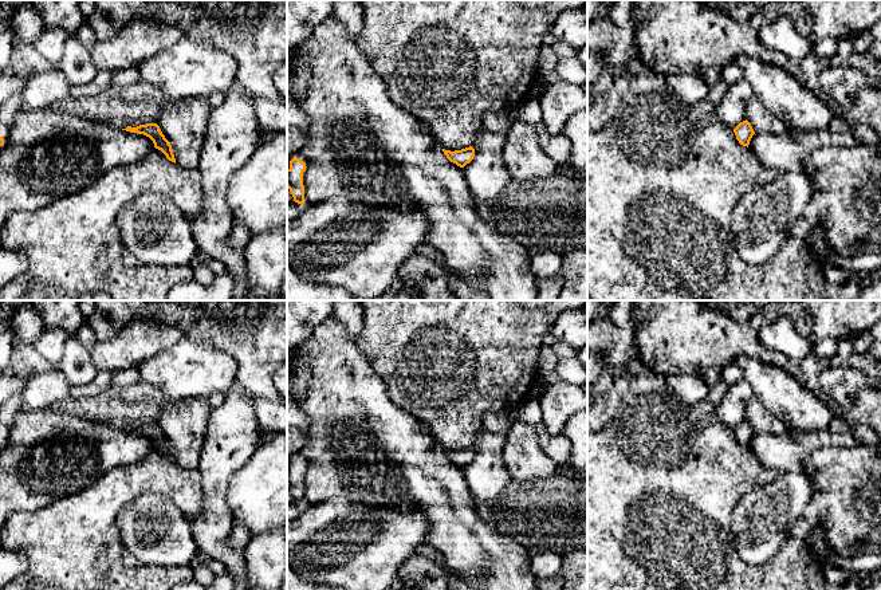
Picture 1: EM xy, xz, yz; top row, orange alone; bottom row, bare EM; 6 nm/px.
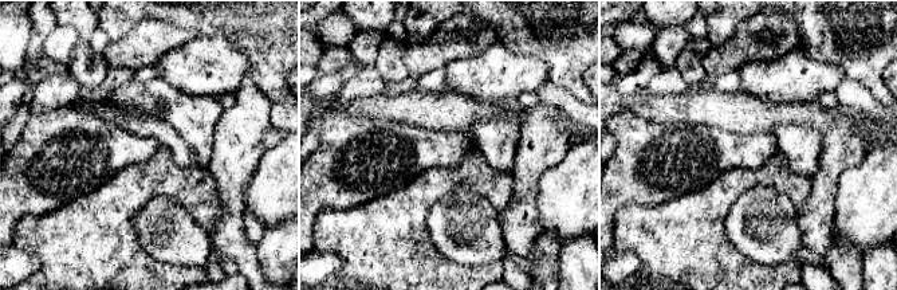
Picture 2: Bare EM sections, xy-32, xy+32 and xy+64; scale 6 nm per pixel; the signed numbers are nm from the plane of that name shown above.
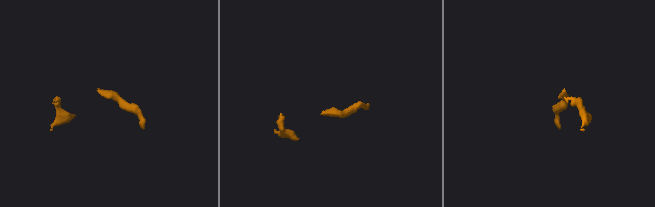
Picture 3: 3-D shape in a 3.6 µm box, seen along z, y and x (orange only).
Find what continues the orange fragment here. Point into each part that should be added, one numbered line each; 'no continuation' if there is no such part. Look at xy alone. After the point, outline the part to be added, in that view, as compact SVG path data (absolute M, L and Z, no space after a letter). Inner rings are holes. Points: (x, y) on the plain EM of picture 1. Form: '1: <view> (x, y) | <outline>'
1: xy (8, 408) | M15 396L13 400L3 402L3 405L0 406L0 437L4 440L4 445L7 444L8 440L9 428L13 421L13 414L19 410L20 400L17 396ZM0 447L0 451L3 449L3 447Z

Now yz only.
no continuation

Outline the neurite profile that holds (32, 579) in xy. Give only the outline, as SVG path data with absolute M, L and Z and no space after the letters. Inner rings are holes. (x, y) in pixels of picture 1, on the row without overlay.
M153 449L141 463L118 467L103 475L89 488L66 496L48 507L34 512L16 512L7 518L1 528L1 546L11 551L19 551L28 558L28 570L16 577L0 590L170 590L174 585L193 581L190 566L150 566L135 559L125 548L117 516L138 495L153 491L173 502L189 523L202 510L202 479L198 469L185 469Z

